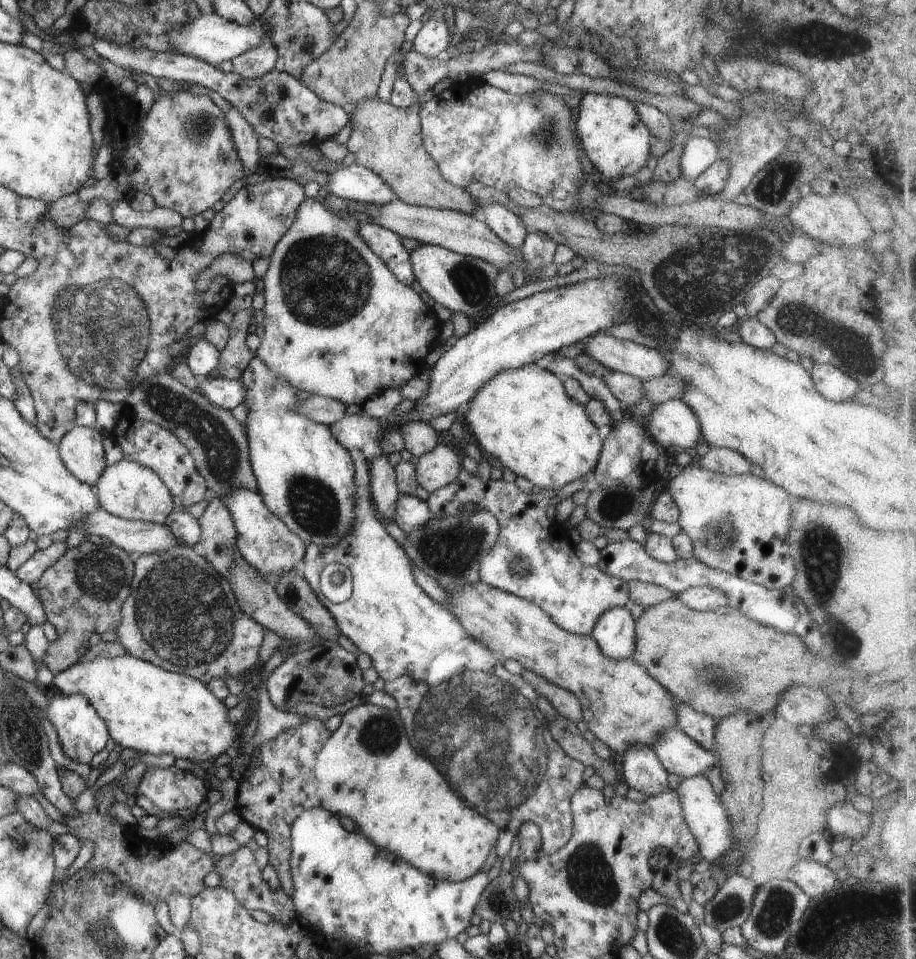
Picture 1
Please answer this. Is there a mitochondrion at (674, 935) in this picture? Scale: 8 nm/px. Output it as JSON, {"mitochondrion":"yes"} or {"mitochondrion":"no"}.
{"mitochondrion":"yes"}

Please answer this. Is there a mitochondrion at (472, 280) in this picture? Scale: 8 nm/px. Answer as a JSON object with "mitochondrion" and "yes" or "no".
{"mitochondrion":"yes"}

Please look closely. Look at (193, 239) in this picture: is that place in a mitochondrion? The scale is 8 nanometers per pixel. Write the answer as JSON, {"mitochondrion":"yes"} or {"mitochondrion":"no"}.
{"mitochondrion":"no"}

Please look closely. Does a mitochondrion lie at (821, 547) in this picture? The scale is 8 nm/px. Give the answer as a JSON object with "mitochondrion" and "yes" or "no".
{"mitochondrion":"yes"}

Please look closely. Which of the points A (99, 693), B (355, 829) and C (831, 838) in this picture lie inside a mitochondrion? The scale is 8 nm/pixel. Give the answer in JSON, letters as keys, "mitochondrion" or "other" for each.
{"A":"other","B":"other","C":"other"}

